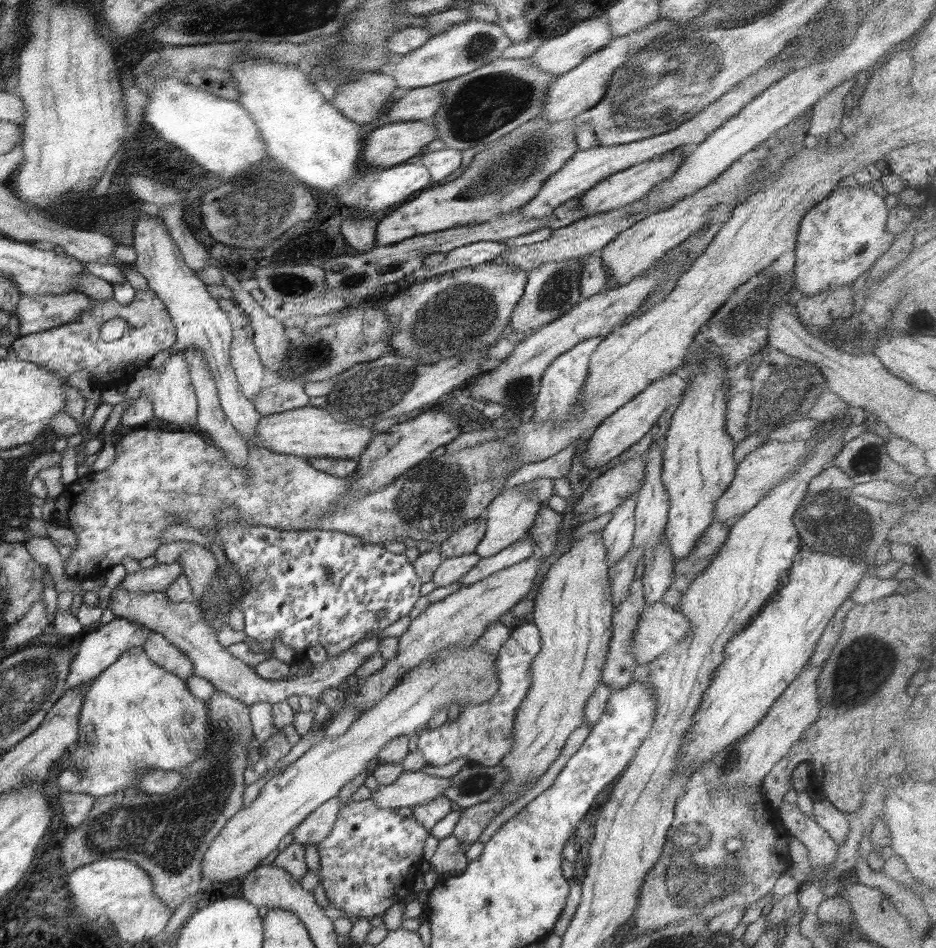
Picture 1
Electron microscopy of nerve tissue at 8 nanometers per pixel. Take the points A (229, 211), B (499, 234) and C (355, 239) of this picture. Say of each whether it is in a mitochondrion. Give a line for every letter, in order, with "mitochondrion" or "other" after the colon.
A: mitochondrion
B: other
C: other

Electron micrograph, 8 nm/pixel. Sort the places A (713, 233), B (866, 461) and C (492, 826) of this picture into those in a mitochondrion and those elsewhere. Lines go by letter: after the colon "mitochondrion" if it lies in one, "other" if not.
A: other
B: mitochondrion
C: other

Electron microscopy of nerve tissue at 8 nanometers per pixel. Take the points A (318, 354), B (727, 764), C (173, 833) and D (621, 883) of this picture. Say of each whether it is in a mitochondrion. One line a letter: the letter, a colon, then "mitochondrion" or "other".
A: mitochondrion
B: mitochondrion
C: mitochondrion
D: other

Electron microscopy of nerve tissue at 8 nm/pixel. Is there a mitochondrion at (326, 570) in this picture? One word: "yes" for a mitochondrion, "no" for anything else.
yes

